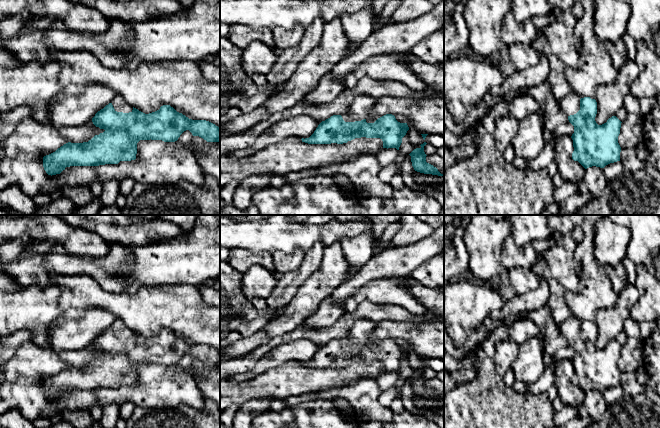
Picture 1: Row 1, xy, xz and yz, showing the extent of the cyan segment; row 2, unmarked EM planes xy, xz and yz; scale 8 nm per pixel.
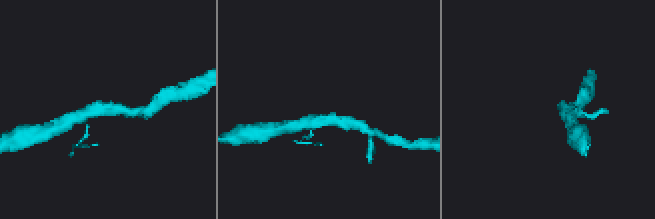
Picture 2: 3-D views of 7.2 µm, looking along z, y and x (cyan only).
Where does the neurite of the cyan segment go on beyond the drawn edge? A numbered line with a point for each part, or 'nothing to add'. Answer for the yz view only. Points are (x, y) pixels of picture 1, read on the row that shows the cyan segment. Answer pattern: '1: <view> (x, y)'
1: yz (570, 104)

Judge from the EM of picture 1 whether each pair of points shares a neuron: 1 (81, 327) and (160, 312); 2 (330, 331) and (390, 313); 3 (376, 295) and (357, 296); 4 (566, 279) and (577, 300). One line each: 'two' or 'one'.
1: two
2: one
3: one
4: two

